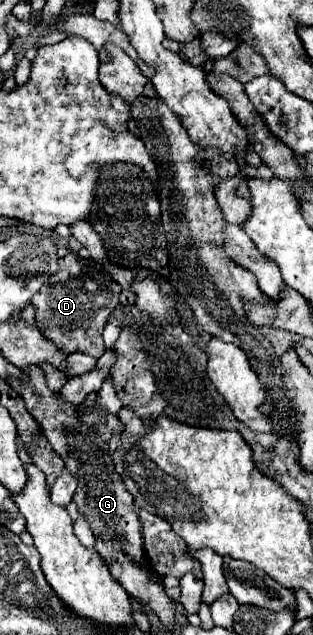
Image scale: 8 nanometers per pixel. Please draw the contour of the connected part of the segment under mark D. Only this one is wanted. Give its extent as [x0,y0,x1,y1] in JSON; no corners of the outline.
[32,254,120,358]

